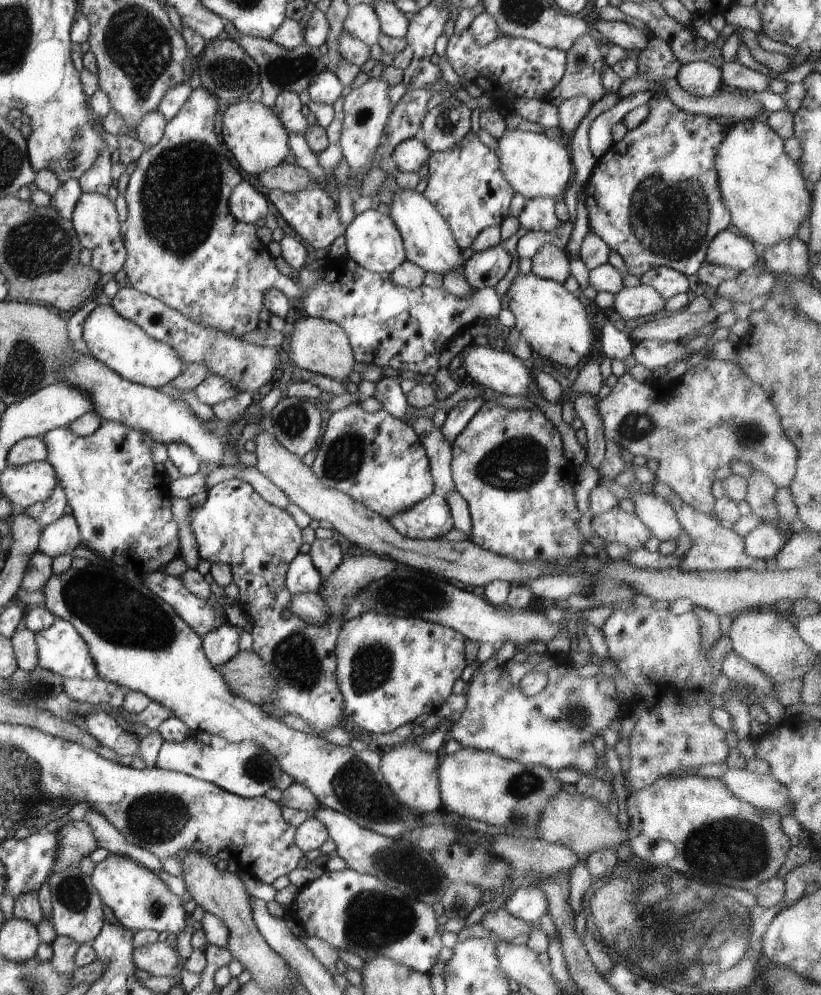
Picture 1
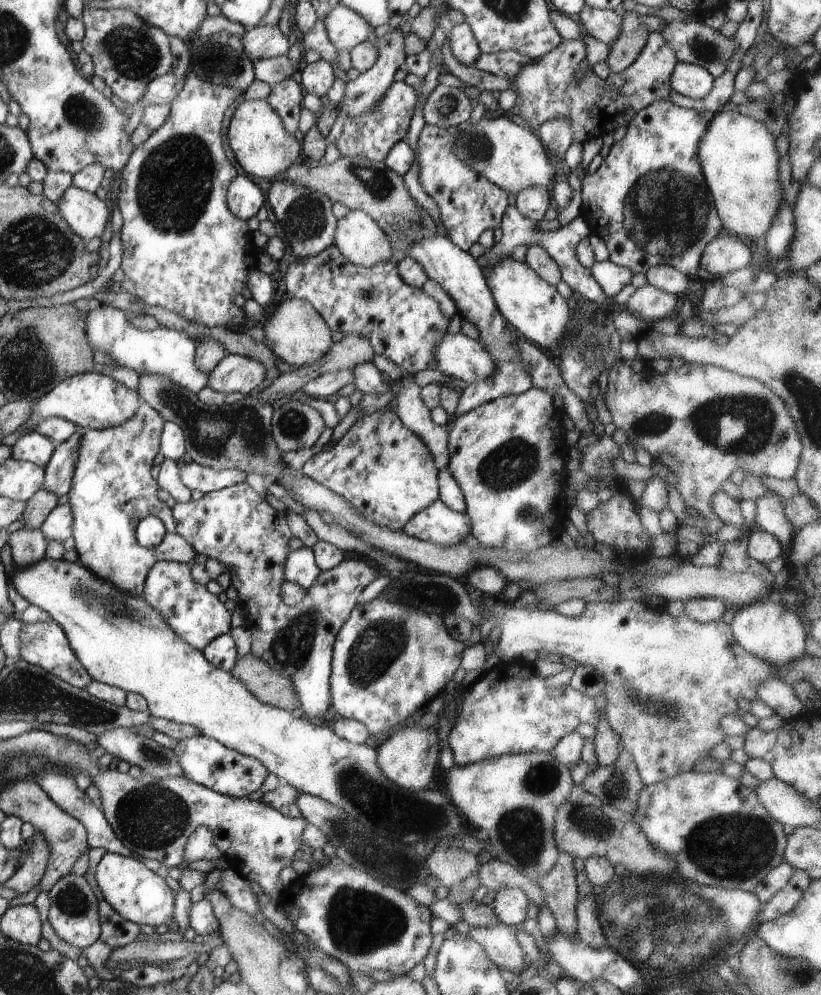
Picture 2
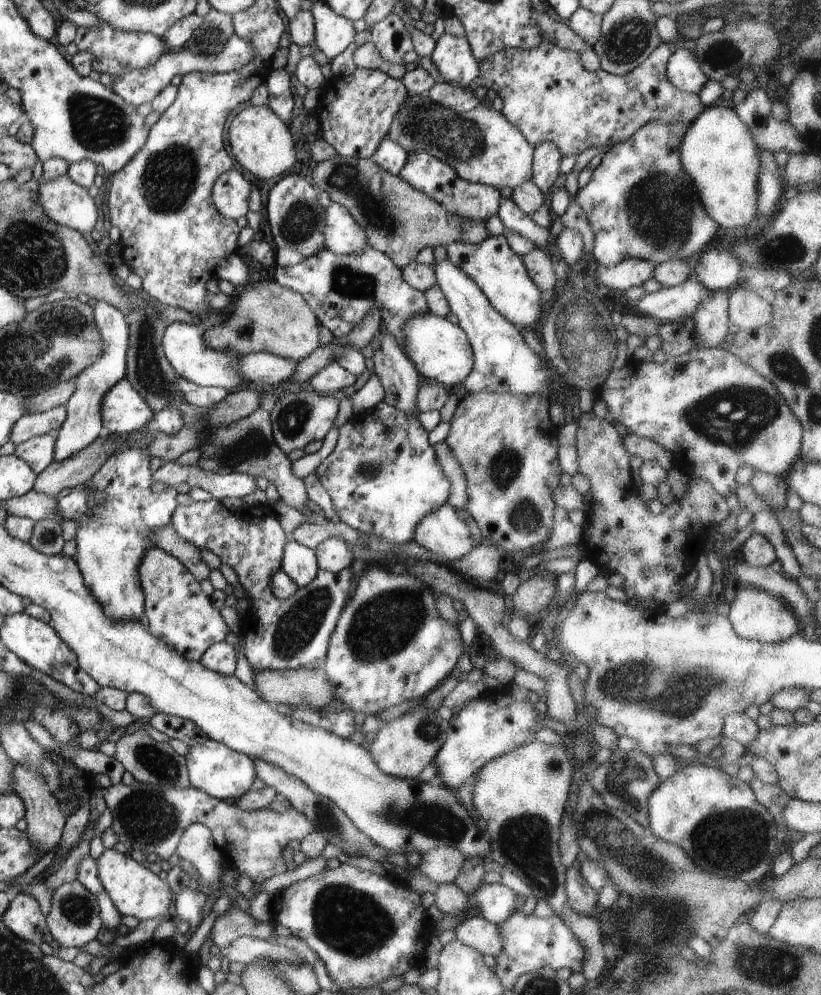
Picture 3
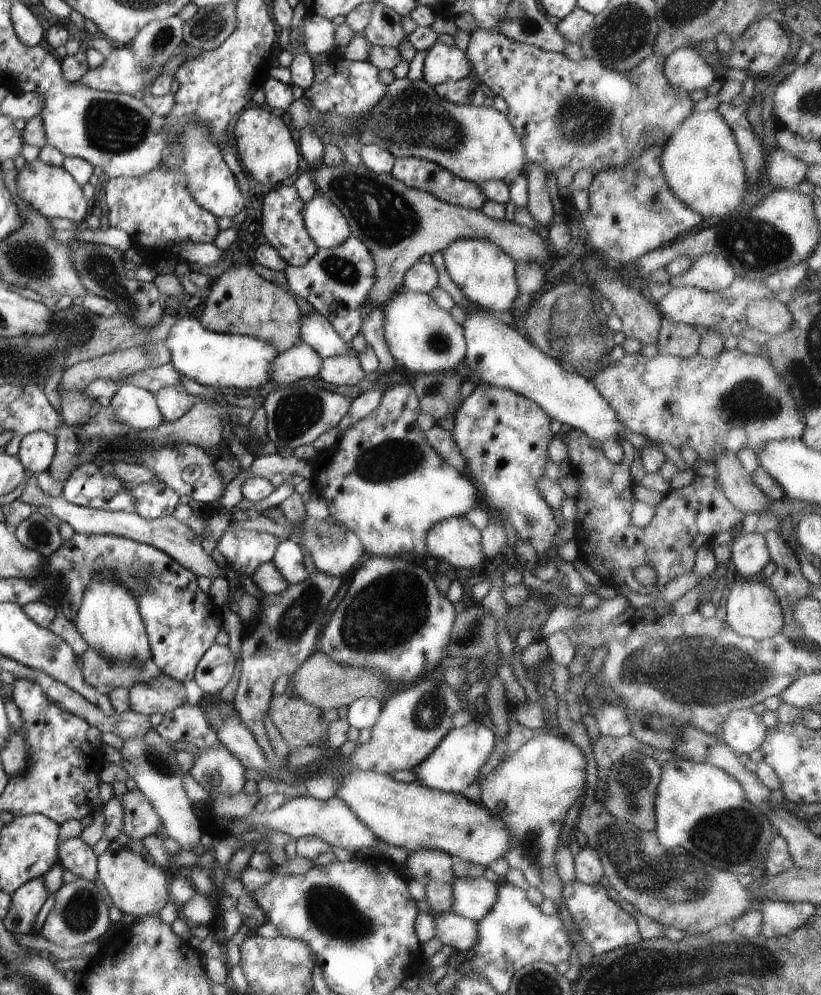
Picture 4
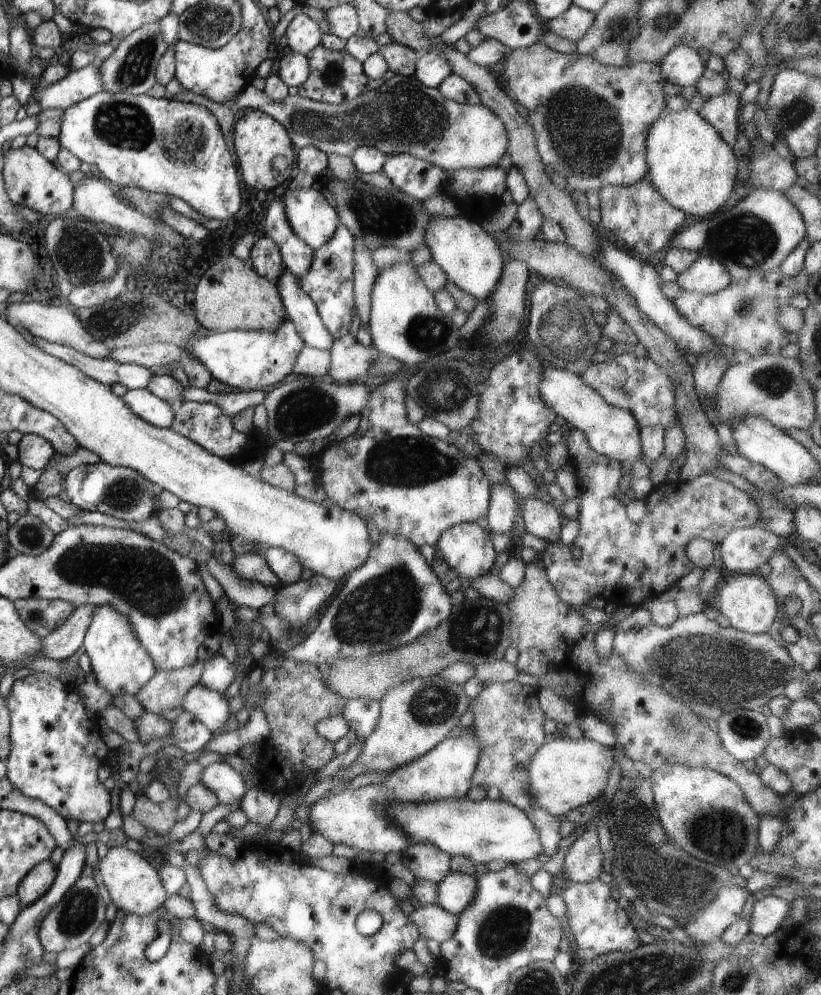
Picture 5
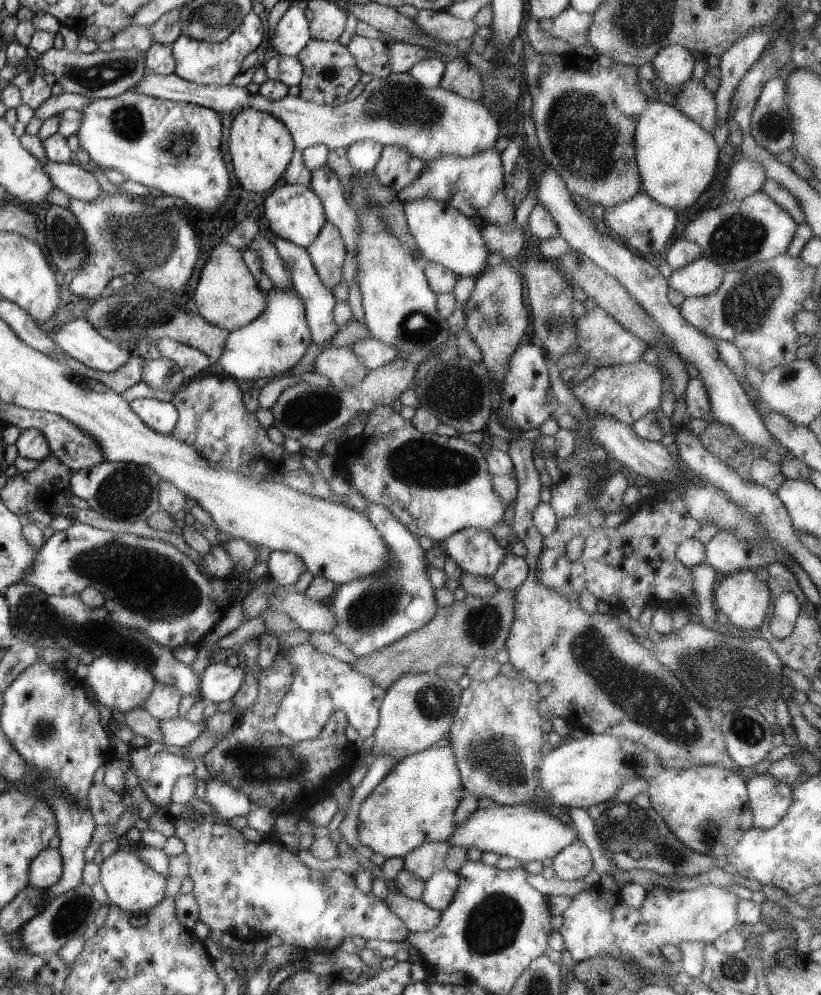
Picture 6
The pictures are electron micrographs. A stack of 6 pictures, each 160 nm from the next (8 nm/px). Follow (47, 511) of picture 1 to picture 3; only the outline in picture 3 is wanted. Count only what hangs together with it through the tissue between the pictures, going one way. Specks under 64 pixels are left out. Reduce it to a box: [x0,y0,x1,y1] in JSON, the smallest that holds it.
[54,301,131,462]

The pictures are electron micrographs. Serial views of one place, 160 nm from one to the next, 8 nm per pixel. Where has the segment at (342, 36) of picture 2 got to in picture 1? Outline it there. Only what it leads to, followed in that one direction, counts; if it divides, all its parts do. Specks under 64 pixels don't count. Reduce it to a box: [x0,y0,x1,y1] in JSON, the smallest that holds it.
[343,3,381,47]

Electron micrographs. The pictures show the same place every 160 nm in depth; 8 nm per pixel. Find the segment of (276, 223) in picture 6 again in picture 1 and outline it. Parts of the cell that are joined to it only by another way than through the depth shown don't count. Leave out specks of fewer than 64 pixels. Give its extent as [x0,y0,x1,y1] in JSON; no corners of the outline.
[343,209,406,273]

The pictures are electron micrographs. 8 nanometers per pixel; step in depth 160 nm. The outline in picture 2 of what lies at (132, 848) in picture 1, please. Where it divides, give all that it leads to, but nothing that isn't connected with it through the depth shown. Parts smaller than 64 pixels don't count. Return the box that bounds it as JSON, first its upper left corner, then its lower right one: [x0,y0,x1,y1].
[34,767,136,856]

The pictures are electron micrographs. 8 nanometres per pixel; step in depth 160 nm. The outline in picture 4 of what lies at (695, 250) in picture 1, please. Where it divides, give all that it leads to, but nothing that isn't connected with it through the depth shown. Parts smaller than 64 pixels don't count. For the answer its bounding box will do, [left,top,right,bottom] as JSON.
[581,145,708,264]

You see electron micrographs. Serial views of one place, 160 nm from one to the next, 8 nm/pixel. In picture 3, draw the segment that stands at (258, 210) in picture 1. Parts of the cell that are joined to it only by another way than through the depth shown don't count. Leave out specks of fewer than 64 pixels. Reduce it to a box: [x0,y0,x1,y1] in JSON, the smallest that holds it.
[212,170,252,221]

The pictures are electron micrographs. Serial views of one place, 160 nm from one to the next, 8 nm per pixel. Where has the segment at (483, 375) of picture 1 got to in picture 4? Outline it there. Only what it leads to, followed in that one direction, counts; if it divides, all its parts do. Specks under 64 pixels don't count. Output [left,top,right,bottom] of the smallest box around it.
[383,286,467,374]

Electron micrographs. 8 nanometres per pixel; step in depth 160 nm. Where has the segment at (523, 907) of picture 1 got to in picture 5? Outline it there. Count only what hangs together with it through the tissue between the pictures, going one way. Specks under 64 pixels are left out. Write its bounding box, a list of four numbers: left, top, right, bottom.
[438,871,478,916]

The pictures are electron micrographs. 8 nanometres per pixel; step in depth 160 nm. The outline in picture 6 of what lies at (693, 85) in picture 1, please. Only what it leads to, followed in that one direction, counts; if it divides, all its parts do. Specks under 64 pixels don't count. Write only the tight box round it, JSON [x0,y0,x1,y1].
[652,45,695,90]

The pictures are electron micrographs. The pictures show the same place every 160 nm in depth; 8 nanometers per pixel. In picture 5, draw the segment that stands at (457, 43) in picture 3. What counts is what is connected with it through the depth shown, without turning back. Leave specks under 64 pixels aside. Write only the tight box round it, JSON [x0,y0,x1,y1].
[415,52,452,88]

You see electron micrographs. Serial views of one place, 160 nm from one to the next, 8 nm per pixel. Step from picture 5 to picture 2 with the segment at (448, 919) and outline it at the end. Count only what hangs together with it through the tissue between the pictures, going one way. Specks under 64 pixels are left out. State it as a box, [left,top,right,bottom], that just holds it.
[467,923,527,976]

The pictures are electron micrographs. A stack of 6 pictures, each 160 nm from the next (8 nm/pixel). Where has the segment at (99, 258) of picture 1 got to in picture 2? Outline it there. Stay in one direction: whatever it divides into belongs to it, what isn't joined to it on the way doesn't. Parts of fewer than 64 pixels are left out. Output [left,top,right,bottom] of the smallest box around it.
[55,185,110,240]

